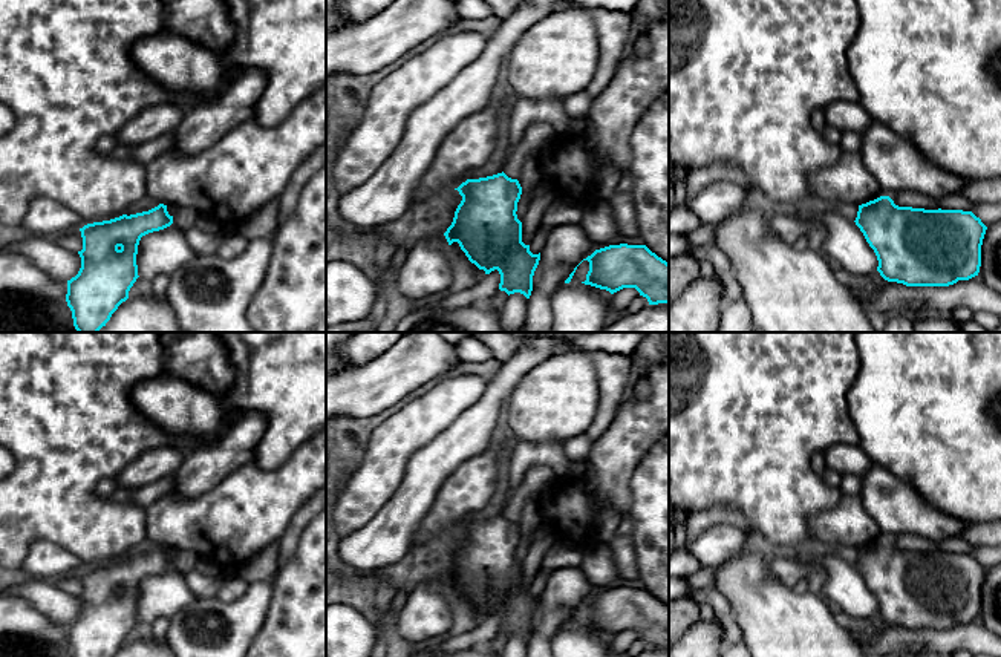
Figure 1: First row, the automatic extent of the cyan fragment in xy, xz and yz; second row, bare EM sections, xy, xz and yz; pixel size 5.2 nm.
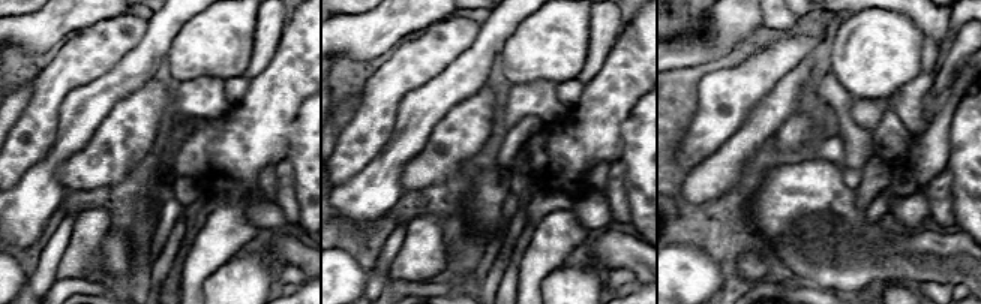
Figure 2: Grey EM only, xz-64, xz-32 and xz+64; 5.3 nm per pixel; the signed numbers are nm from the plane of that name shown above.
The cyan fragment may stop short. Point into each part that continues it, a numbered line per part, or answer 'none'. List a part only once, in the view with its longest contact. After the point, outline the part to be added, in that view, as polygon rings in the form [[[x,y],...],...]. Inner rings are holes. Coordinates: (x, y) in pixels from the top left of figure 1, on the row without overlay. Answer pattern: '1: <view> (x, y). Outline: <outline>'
none

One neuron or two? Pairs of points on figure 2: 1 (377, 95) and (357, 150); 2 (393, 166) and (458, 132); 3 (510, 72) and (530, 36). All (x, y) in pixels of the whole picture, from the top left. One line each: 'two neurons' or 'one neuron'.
1: one neuron
2: two neurons
3: one neuron

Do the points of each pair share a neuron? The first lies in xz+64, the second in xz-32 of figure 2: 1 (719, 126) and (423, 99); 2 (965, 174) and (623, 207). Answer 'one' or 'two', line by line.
1: two
2: two

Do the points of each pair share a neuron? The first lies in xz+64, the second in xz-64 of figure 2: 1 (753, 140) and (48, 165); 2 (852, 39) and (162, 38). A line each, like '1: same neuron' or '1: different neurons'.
1: same neuron
2: different neurons

